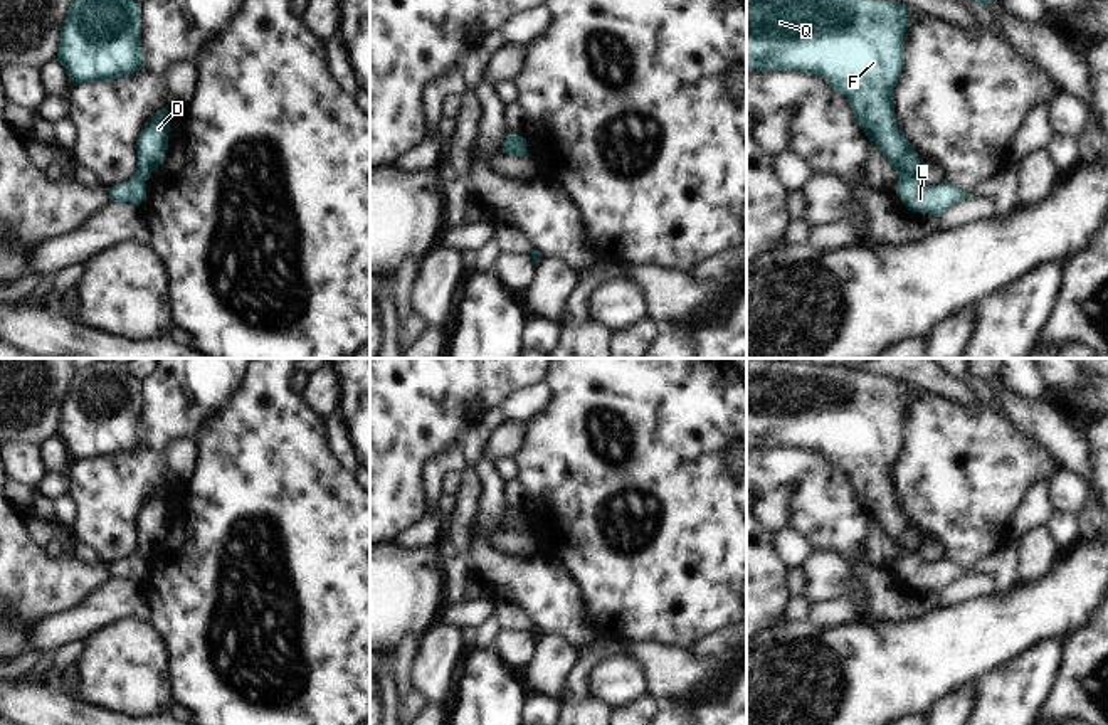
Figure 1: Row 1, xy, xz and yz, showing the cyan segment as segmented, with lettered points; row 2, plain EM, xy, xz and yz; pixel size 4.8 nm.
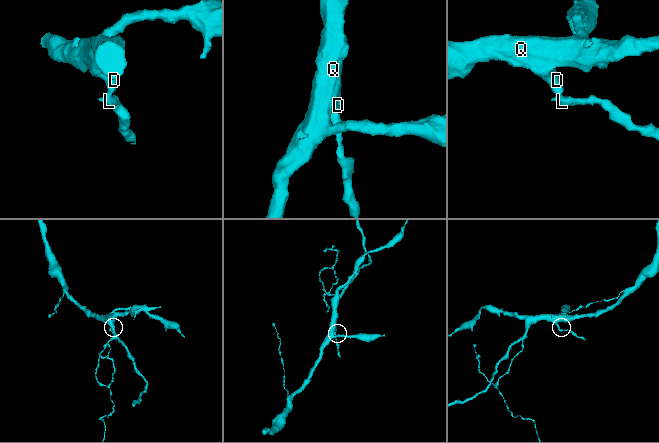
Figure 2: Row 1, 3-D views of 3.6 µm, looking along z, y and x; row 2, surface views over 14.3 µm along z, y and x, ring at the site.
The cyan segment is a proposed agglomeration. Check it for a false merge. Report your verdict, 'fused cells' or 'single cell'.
fused cells

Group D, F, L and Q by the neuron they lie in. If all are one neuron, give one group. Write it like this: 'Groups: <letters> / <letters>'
Groups: D F Q / L.

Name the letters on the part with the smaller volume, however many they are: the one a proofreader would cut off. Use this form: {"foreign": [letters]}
{"foreign": ["L"]}

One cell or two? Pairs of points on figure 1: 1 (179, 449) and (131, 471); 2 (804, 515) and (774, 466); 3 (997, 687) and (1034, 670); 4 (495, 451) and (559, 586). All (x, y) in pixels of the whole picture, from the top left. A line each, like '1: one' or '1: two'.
1: two
2: one
3: one
4: one

